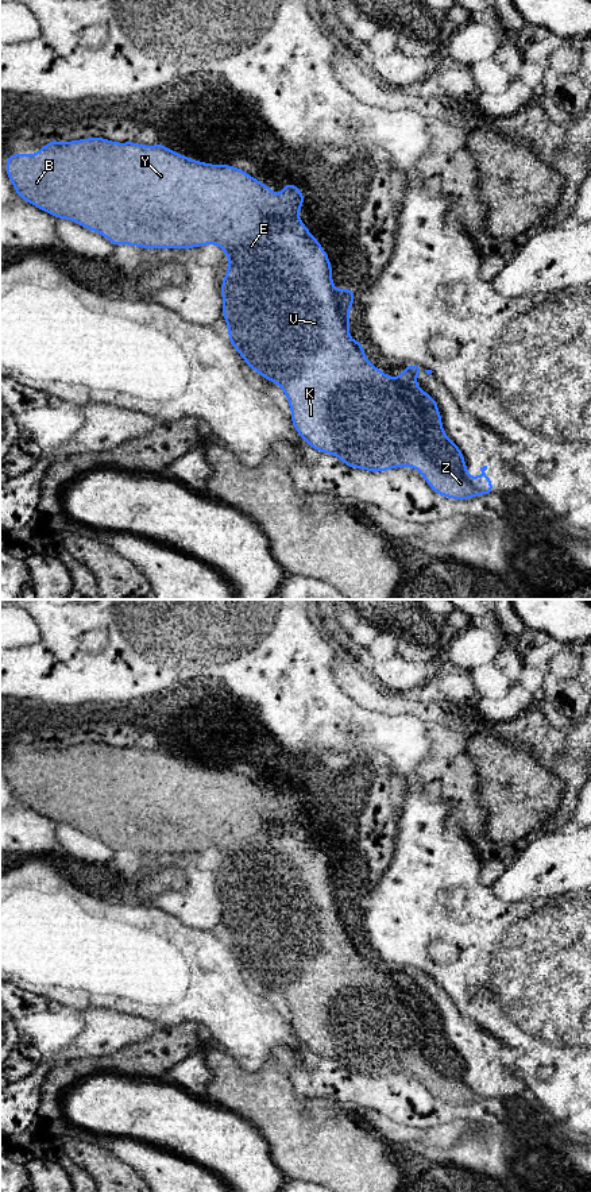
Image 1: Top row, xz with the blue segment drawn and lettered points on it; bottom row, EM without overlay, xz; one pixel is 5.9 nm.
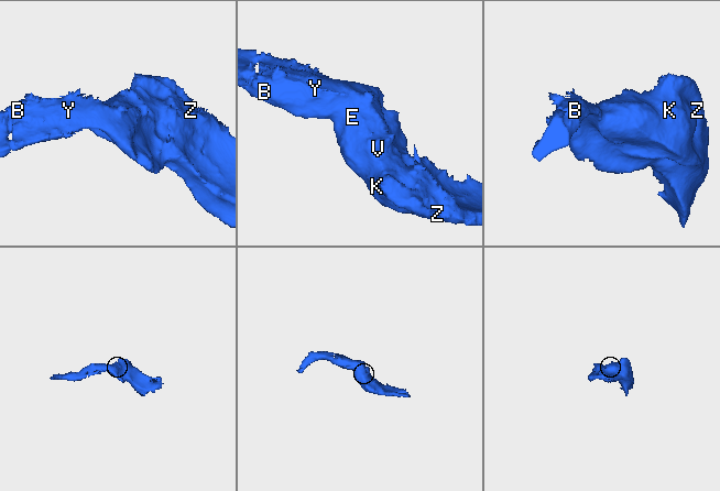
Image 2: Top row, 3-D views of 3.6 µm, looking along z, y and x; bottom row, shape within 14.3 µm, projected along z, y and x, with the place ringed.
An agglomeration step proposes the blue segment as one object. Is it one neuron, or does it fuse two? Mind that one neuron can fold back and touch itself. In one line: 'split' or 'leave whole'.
leave whole

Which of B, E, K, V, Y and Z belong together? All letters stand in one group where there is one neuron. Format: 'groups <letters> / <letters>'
groups B E K V Y Z

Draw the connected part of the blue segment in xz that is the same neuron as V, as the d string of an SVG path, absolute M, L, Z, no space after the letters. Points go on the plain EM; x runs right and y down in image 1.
M92 741L88 744L70 745L67 748L51 744L46 751L40 752L36 759L8 759L5 778L12 786L15 798L24 806L35 810L40 815L53 819L57 823L72 825L93 837L105 841L113 850L136 850L142 853L193 853L206 849L217 849L227 860L229 871L221 886L223 922L228 929L229 948L240 958L242 964L258 979L267 985L283 994L291 1015L291 1029L300 1042L306 1046L317 1057L331 1058L337 1061L344 1069L351 1073L364 1073L368 1077L389 1076L395 1072L413 1072L420 1076L421 1081L429 1092L439 1100L451 1104L466 1106L475 1100L494 1099L494 1092L490 1081L484 1077L487 1071L480 1072L482 1079L474 1084L470 1081L466 1072L466 1065L460 1053L444 1038L441 1030L441 1017L436 1012L434 1002L417 992L417 979L425 976L428 980L432 975L425 975L422 969L405 969L403 979L394 983L383 979L364 960L363 948L349 944L349 913L355 907L355 894L333 894L336 886L331 882L333 873L328 864L327 856L320 846L309 838L308 832L300 825L298 815L302 813L305 799L298 795L296 788L283 788L282 801L278 802L270 791L258 786L244 775L231 769L212 769L200 767L185 760L181 760L161 747L155 751L144 751L135 747L116 748L104 742Z

